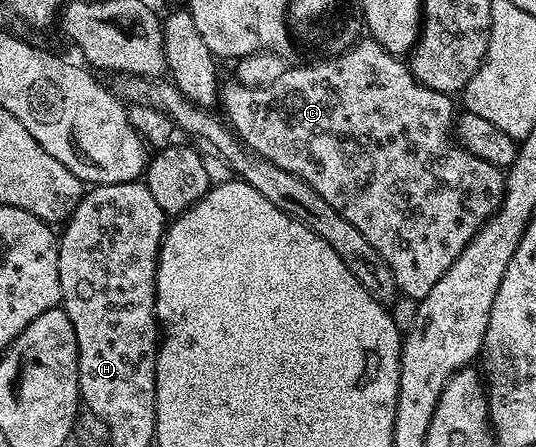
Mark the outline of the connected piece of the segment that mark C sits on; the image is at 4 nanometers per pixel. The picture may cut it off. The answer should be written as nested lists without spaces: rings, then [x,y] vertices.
[[[371,37],[361,38],[353,47],[343,51],[340,55],[333,55],[330,59],[317,59],[314,63],[289,66],[269,87],[247,87],[235,81],[225,82],[220,89],[219,106],[224,106],[223,118],[228,127],[235,132],[237,138],[250,148],[256,155],[261,155],[266,161],[278,165],[278,169],[286,169],[286,173],[294,173],[294,177],[302,177],[310,189],[315,189],[320,196],[338,209],[374,249],[390,265],[390,269],[396,278],[396,285],[401,296],[408,296],[410,299],[419,301],[438,285],[438,277],[454,265],[458,253],[466,249],[466,245],[478,233],[478,229],[490,216],[498,210],[504,197],[504,176],[505,172],[499,167],[490,165],[478,157],[474,157],[465,147],[461,147],[454,138],[454,111],[452,115],[452,99],[443,95],[441,91],[435,91],[417,82],[407,66],[404,67],[397,56],[379,47],[375,39]]]

